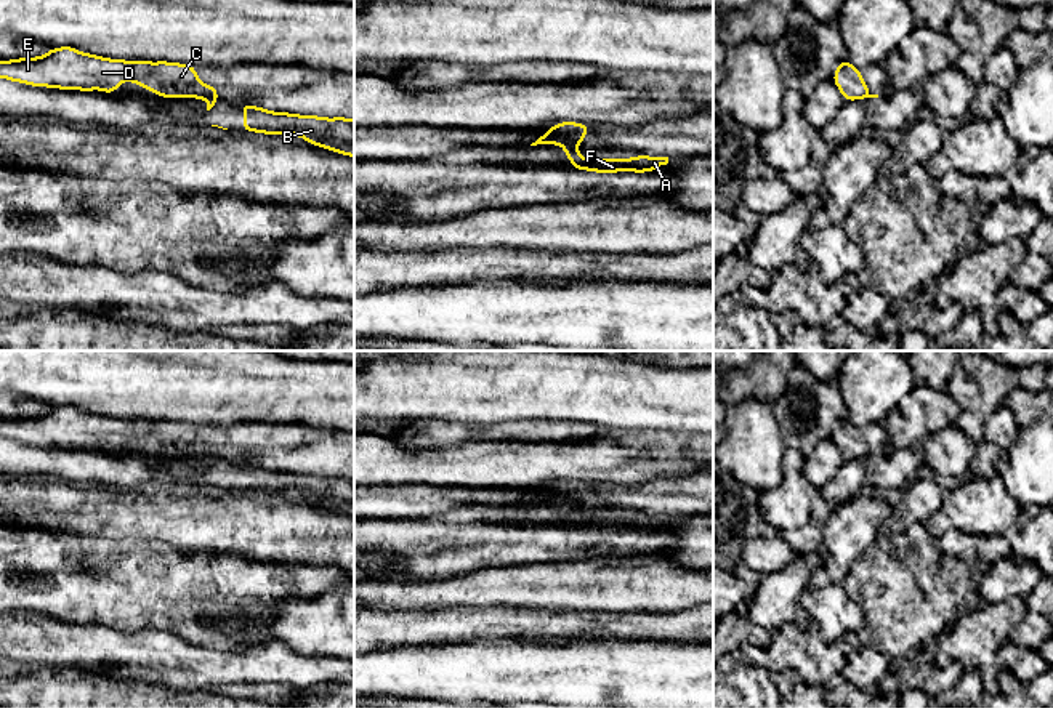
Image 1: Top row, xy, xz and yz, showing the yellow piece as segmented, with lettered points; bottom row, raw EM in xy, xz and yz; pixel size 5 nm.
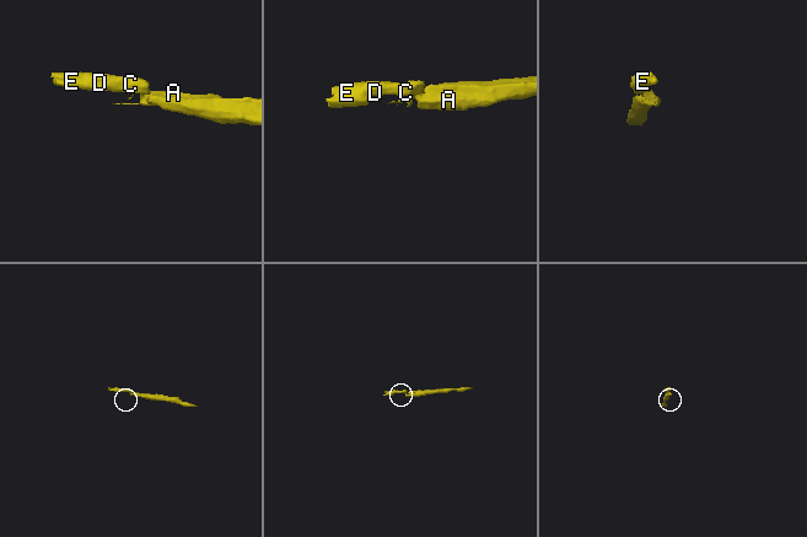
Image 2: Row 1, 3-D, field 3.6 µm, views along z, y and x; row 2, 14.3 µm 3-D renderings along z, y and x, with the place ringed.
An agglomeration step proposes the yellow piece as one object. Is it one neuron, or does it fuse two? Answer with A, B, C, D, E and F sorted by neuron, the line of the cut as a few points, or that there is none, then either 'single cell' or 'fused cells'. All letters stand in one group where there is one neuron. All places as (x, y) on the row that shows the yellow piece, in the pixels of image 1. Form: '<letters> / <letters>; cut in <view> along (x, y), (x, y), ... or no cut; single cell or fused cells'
A B F / C D E; cut in xz along (561, 143), (572, 143), (576, 146); fused cells

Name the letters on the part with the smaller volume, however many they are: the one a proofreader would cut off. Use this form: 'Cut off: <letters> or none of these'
Cut off: C, D, E

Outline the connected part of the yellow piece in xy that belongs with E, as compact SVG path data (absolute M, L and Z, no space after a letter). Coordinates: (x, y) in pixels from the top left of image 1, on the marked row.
M72 46L51 48L37 58L0 62L0 77L32 86L115 93L123 80L159 98L216 98L218 88L197 78L197 69L178 62L123 61L82 53Z

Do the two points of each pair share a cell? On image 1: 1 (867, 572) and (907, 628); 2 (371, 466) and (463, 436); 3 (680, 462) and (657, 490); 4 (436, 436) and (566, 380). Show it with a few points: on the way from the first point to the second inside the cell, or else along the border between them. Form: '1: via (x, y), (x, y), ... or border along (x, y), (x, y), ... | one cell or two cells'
1: via (877, 587), (893, 603), (898, 614) | one cell
2: border along (390, 439), (417, 450), (455, 447) | two cells
3: border along (696, 473), (653, 478), (632, 486) | two cells
4: border along (427, 420), (500, 422) | two cells

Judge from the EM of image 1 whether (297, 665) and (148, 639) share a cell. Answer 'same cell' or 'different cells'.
same cell

